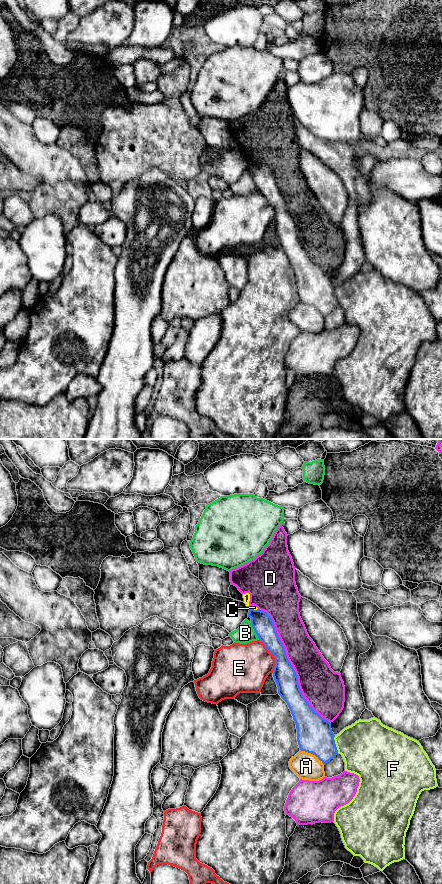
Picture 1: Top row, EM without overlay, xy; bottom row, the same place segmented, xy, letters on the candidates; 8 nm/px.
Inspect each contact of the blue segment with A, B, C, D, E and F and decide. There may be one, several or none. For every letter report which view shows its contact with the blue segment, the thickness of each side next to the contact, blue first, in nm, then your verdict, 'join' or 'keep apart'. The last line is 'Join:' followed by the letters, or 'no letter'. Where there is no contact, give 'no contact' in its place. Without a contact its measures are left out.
A: contact in xy; calibres 280 and 220 nm; keep apart
B: contact in xy; calibres 160 and 150 nm; keep apart
C: contact in xy; calibres 160 and 30 nm; keep apart
D: contact in xy; calibres 180 and 300 nm; keep apart
E: contact in xy; calibres 180 and 380 nm; keep apart
F: contact in xy; calibres 280 and 420 nm; keep apart
Join: no letter

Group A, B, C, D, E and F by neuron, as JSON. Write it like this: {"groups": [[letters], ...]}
{"groups": [["A"], ["B"], ["C", "D"], ["E"], ["F"]]}

